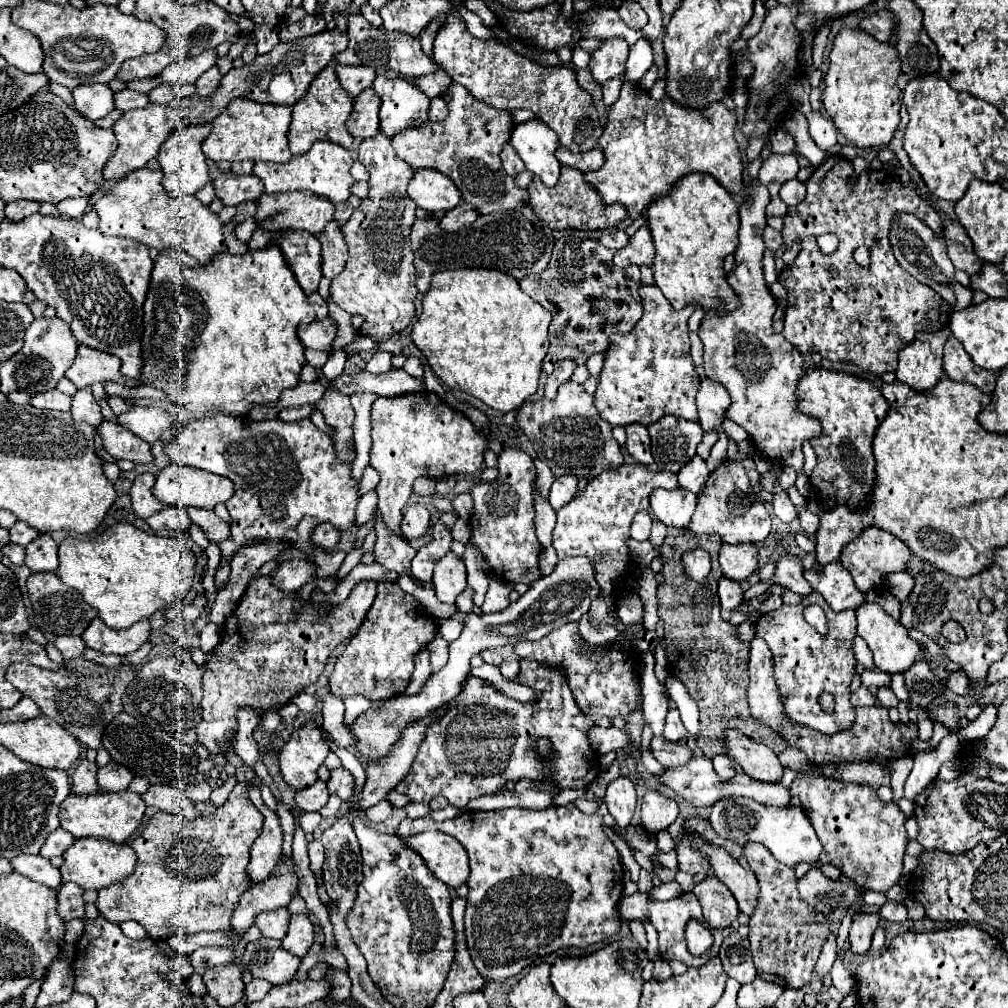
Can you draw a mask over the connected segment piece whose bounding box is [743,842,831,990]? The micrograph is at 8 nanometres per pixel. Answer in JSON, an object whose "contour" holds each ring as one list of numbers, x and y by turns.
{"contour":[[747,842,743,846,743,856,749,862,751,870,757,874,761,886,759,904,749,922,749,942,757,976,765,978,767,982,775,982,783,988,803,988,811,980,821,944,831,932,831,922,829,918,819,912,813,912,813,908,799,900,793,868,775,860,765,846]]}

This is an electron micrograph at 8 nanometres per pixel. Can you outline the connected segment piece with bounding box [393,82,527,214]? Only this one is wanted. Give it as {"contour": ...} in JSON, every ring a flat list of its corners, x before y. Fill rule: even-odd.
{"contour":[[451,84,443,94,449,114,443,122,425,122,419,128,407,128,393,136,393,148,411,168,433,168,449,176,463,200,473,204,479,214,513,210,527,204,527,192,515,186,515,180,501,166,501,150,507,144,515,124,513,114,497,110,477,100,461,84]]}

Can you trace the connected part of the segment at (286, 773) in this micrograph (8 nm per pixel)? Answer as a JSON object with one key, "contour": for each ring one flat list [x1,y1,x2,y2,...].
{"contour":[[307,722,299,730,295,730,291,734,289,742,285,742,285,746,281,748,281,752,279,752,281,776,293,790,301,790,317,780,317,768,325,762,325,758,329,754,329,742,323,738,323,734,325,734,325,730,321,726,317,726,315,722]]}

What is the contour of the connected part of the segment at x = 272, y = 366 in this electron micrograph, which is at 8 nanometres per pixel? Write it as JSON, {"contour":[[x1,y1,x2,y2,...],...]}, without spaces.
{"contour":[[269,246,269,248,257,250,257,252,249,250,245,254,223,252,223,254,213,256,207,264,197,264,197,260,193,260,189,254,185,254,181,250,171,250,171,252,165,250,165,252,157,254,157,258,155,258,155,266,151,272,151,284,147,290,147,300,143,304,143,312,145,312,143,314,145,332,143,332,141,346,143,346,143,362,145,362,145,366,143,366,145,382,159,388,159,390,165,390,173,404,179,404,189,412,203,412,205,414,209,410,217,410,217,412,235,414,235,416,245,416,245,412,249,410,249,404,253,404,253,402,257,402,257,404,277,402,281,390,293,388,299,384,299,372,305,364,305,356,303,356,303,348,301,348,301,342,297,340,295,330,299,324,309,324,315,320,315,312,309,306,305,292,301,292,301,286,293,278,293,272,291,272,279,246]]}

